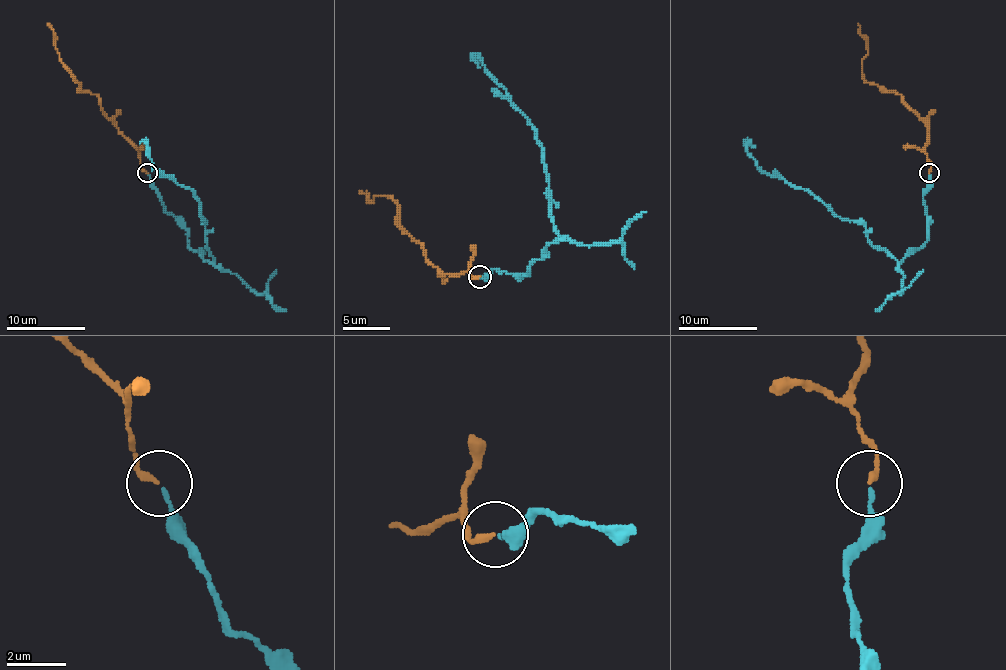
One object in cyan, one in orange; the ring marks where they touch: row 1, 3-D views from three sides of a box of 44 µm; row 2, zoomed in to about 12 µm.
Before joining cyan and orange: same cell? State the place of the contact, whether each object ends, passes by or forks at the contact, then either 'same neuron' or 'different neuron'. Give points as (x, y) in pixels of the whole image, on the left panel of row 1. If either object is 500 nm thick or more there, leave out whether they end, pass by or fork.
(147, 172) | cyan ends | orange ends | same neuron

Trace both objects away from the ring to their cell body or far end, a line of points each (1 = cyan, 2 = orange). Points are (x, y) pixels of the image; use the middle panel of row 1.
1: (480, 276), (492, 269), (527, 274), (558, 238), (551, 221), (544, 148), (530, 120), (475, 53)
2: (480, 276), (442, 274), (397, 224), (397, 205), (376, 195), (371, 202), (359, 191)

